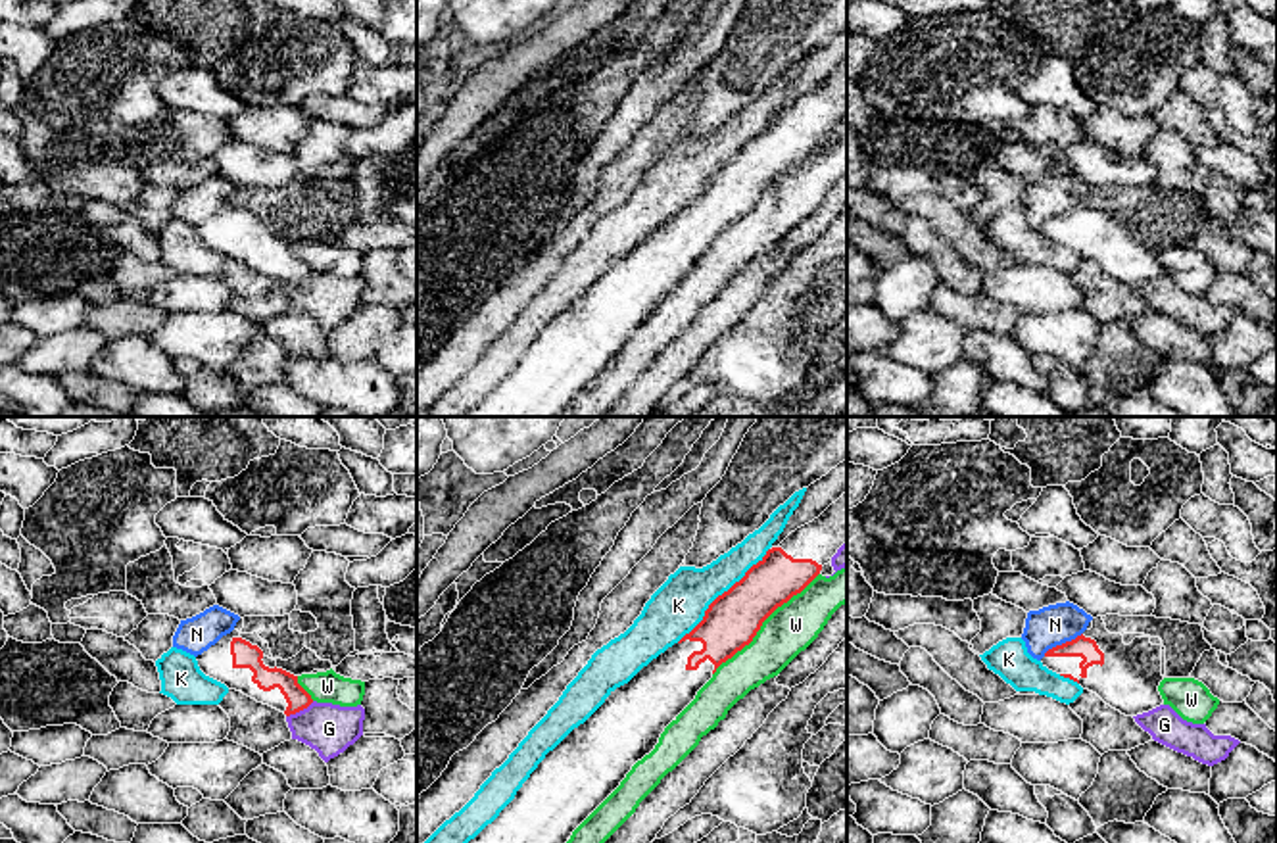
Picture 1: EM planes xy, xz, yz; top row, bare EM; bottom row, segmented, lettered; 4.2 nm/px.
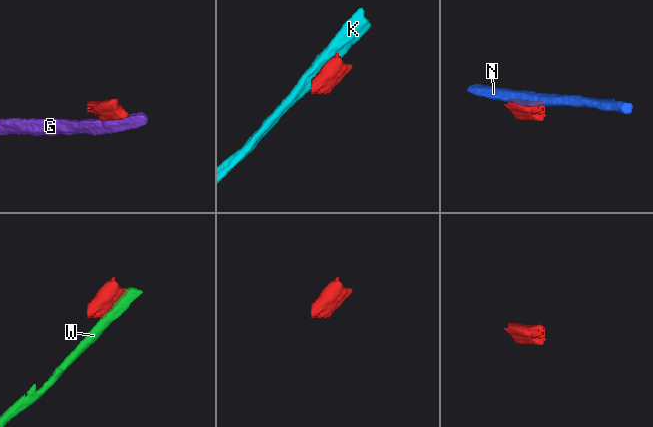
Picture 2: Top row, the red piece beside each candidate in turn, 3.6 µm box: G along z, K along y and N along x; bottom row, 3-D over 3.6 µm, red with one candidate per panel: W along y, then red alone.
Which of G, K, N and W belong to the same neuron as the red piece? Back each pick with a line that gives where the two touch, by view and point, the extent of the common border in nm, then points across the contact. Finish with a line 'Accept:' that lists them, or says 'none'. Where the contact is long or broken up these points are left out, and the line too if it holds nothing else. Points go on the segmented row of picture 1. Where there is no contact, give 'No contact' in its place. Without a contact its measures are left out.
Accept: none

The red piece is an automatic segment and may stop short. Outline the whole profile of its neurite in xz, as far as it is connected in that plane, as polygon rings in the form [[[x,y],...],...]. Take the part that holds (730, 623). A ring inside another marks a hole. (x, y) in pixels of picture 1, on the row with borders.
[[[847,492],[818,518],[791,532],[705,611],[703,620],[574,728],[530,774],[515,799],[469,843],[566,843],[572,831],[649,755],[664,728],[695,699],[716,668],[753,641],[762,622],[801,593],[847,542]]]

